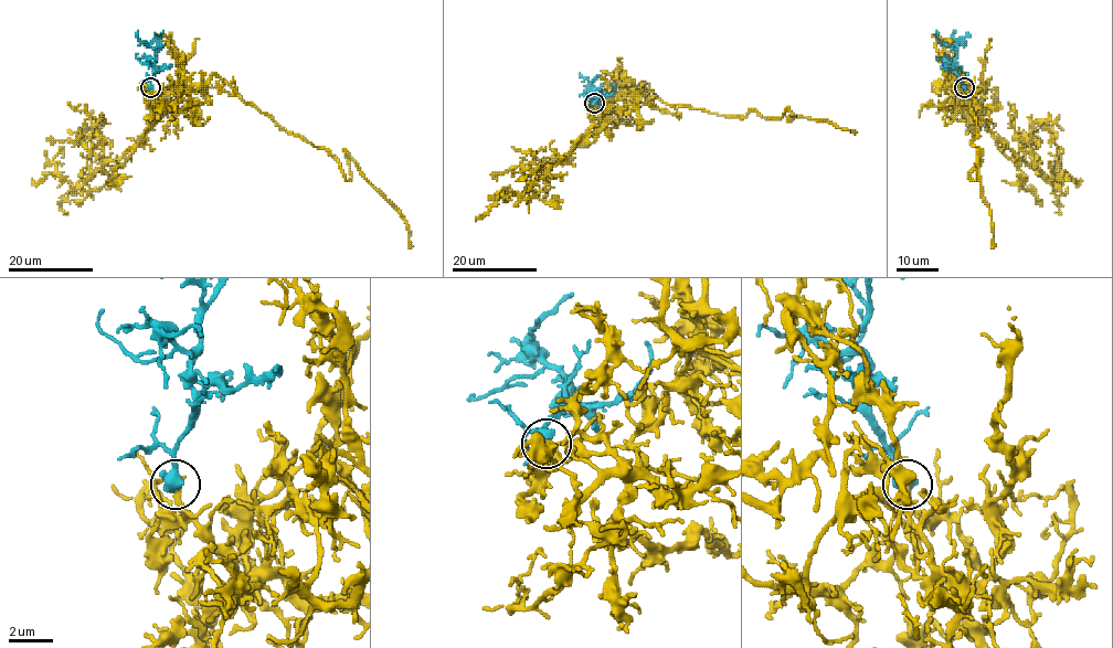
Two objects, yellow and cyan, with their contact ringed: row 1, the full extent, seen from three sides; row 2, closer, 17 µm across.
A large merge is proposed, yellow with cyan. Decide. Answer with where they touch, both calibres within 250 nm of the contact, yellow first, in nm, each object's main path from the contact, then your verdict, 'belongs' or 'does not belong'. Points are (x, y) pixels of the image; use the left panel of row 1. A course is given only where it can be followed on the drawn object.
(150, 87) | 200/650 nm | yellow via (150, 87), (188, 110), (190, 88), (214, 74), (326, 149), (347, 180), (343, 149), (400, 213), (411, 247) | cyan via (150, 87), (156, 51), (137, 38), (137, 30) | belongs

